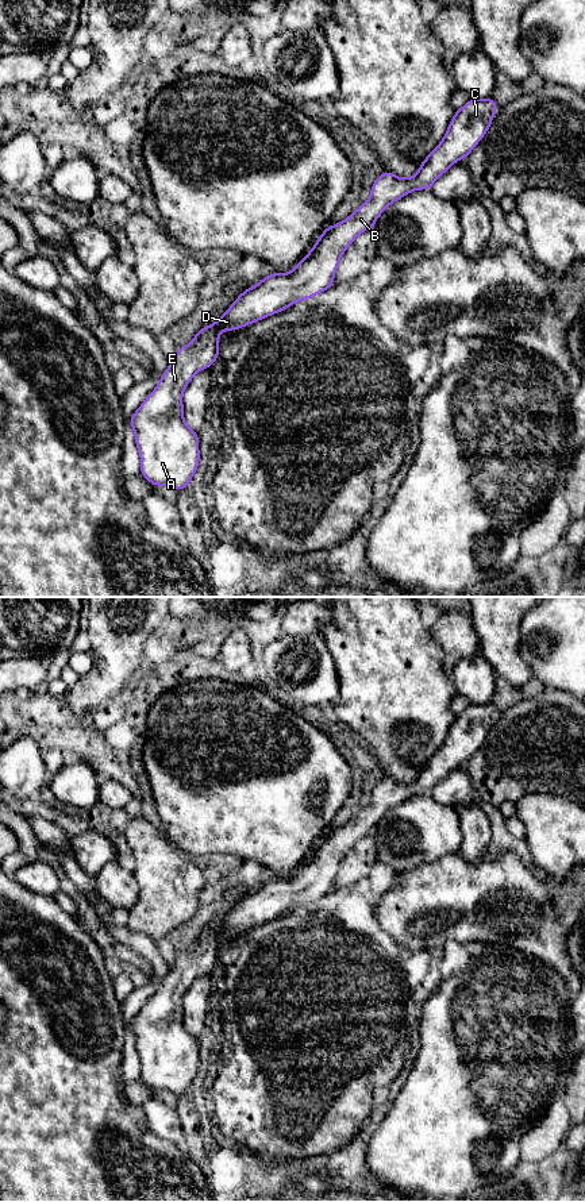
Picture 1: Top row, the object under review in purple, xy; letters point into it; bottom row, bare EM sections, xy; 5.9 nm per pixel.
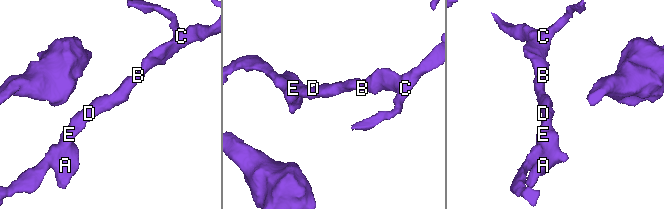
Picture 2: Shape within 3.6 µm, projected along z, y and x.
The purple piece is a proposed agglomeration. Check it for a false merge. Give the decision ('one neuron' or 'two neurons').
one neuron

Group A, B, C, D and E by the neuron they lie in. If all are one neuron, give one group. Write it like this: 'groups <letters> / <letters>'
groups A B C D E

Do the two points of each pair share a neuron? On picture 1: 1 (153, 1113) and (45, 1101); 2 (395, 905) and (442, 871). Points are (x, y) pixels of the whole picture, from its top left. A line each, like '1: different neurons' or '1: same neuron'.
1: different neurons
2: same neuron

